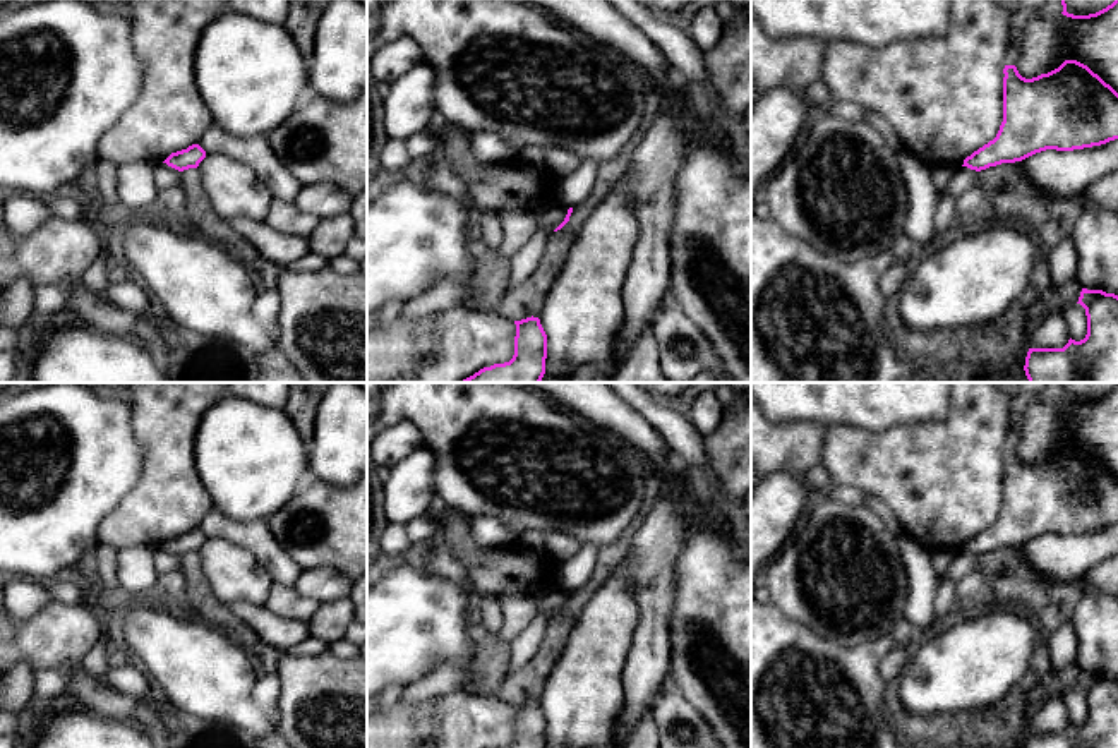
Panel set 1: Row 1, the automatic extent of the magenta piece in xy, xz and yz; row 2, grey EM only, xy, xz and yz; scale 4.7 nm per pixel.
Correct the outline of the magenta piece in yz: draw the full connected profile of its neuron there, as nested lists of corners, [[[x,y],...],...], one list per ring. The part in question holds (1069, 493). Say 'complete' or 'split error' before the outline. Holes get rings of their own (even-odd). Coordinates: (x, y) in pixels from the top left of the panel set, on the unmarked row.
complete | [[[1065,444],[1032,463],[1005,449],[1003,458],[1000,515],[962,551],[981,556],[1046,534],[1073,535],[1118,523],[1118,477],[1087,449]]]

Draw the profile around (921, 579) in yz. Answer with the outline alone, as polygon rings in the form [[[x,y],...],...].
[[[911,535],[899,537],[900,556],[907,573],[907,602],[904,606],[904,619],[907,619],[924,636],[936,621],[935,590],[936,571],[931,563],[931,552],[917,544]]]

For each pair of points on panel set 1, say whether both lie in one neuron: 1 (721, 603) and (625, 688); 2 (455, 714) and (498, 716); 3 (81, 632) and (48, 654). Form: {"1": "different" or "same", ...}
{"1": "different", "2": "same", "3": "same"}

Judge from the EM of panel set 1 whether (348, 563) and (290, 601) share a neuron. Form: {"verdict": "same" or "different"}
{"verdict": "different"}

